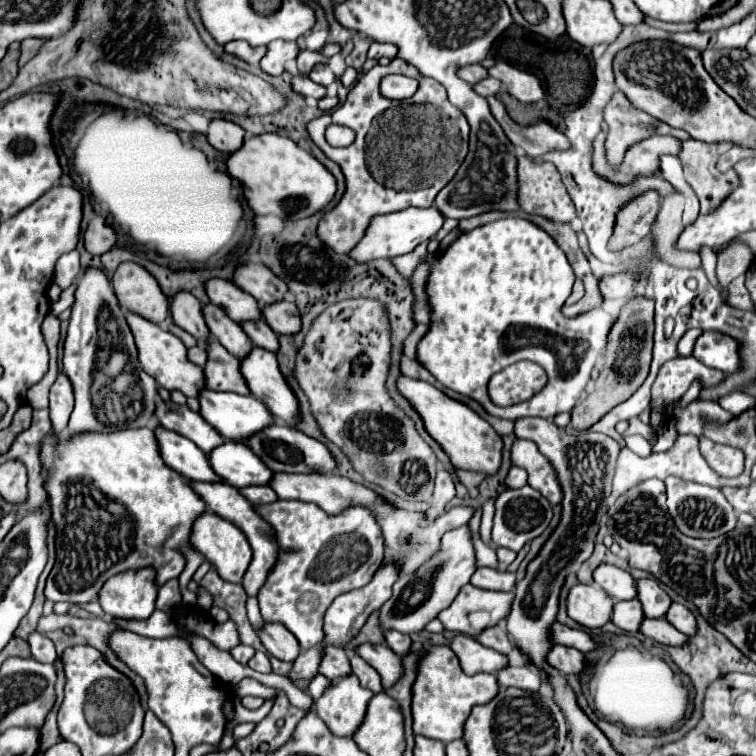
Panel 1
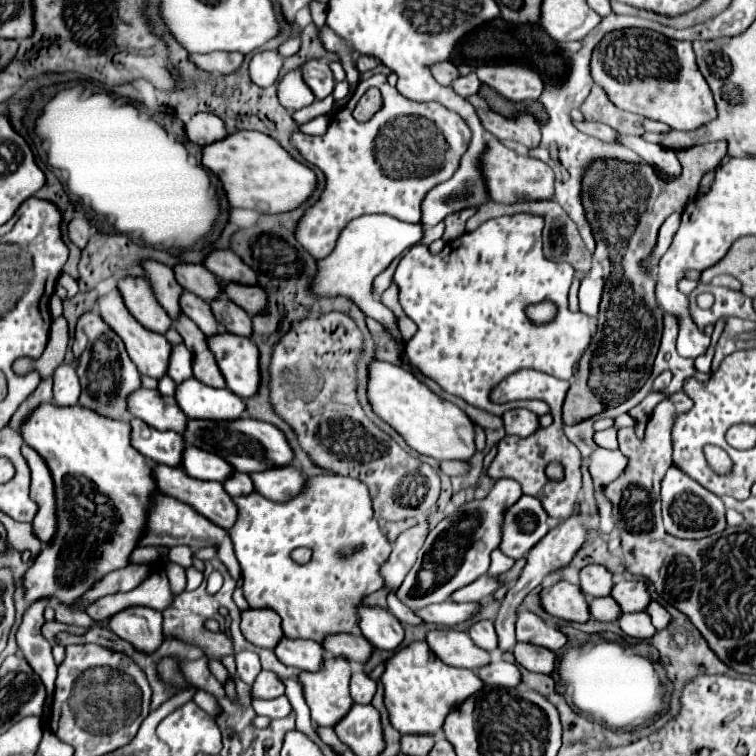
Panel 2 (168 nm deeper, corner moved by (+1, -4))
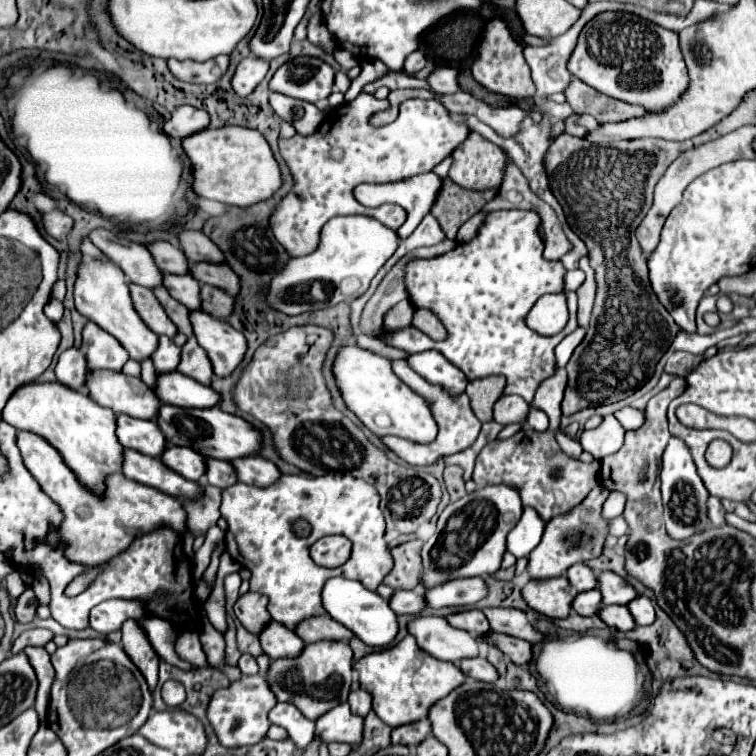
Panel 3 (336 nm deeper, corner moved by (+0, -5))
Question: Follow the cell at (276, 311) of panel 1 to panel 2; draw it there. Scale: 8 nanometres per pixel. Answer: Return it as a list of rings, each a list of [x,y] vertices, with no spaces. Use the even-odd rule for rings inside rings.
[[[228,283],[224,287],[224,293],[228,299],[232,299],[238,307],[242,307],[250,315],[264,315],[266,305],[268,305],[268,295],[262,287],[248,287],[248,285],[238,285],[238,283]]]

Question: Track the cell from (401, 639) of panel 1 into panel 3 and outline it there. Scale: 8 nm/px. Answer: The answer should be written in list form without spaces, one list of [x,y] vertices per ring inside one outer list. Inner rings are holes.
[[[329,578],[321,590],[321,602],[331,618],[335,618],[343,626],[347,626],[359,640],[363,640],[369,646],[377,646],[377,648],[387,646],[399,630],[395,612],[389,608],[389,602],[385,598],[381,598],[377,592],[363,588],[363,584],[359,584],[355,580]]]

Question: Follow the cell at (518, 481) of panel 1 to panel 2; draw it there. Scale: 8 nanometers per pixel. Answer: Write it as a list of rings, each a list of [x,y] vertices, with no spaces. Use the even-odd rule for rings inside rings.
[[[498,479],[490,489],[488,497],[478,501],[468,501],[446,519],[442,519],[426,537],[422,551],[418,553],[418,561],[406,575],[402,587],[396,591],[396,597],[410,609],[420,611],[428,605],[448,601],[454,591],[474,583],[480,575],[484,575],[490,567],[490,553],[500,543],[500,523],[502,511],[510,507],[510,503],[518,501],[522,495],[522,487],[514,479]]]

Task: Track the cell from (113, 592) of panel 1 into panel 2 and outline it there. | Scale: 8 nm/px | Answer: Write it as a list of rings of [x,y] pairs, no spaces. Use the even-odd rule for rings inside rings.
[[[126,607],[108,619],[108,627],[146,653],[152,653],[162,643],[162,613],[150,607]]]

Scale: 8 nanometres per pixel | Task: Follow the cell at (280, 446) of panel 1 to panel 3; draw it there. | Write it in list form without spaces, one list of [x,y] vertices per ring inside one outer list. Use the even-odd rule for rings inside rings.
[[[163,404],[159,408],[157,418],[153,422],[161,428],[165,442],[175,444],[175,446],[189,446],[197,450],[203,456],[211,458],[221,458],[221,460],[233,460],[241,456],[251,456],[257,454],[261,446],[261,434],[247,424],[243,418],[227,414],[219,408],[179,408],[171,404]]]

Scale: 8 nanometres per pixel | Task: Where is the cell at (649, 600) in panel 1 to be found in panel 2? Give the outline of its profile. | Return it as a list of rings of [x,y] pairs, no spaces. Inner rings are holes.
[[[618,581],[614,585],[612,597],[618,601],[618,605],[622,607],[624,613],[646,611],[646,607],[652,601],[644,581]]]

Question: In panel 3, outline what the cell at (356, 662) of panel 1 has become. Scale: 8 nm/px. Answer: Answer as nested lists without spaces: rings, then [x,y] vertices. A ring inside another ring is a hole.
[[[355,690],[349,694],[349,706],[351,706],[351,712],[357,714],[357,716],[367,716],[369,710],[371,710],[371,694],[365,692],[365,690]]]

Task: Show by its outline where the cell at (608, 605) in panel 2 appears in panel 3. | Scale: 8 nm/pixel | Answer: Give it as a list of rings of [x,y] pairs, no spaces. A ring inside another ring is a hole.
[[[587,590],[587,592],[579,592],[573,602],[571,608],[581,614],[581,616],[593,616],[597,614],[597,610],[601,608],[601,600],[599,600],[599,590]]]

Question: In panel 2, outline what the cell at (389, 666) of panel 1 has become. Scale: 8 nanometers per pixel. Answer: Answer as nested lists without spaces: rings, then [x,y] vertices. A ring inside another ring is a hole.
[[[356,633],[334,635],[334,639],[326,639],[326,643],[322,645],[326,647],[328,657],[342,657],[350,663],[360,663],[360,665],[368,663],[374,651],[370,641],[366,641],[362,635],[356,635]]]

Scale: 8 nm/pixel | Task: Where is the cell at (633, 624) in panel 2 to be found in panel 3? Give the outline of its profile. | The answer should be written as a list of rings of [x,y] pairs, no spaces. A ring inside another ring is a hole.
[[[603,606],[599,608],[597,616],[609,626],[609,628],[617,628],[621,632],[627,632],[635,626],[635,622],[631,620],[631,614],[627,612],[625,606]]]

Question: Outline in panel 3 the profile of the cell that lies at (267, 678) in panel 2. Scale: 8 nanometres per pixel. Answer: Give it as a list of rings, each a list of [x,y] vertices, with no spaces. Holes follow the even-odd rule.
[[[261,674],[255,676],[241,676],[239,680],[231,682],[227,688],[219,688],[213,692],[209,706],[207,706],[207,718],[219,738],[219,744],[225,748],[239,748],[239,746],[251,746],[259,744],[271,726],[267,714],[277,704],[275,696],[271,696],[271,690],[267,688],[267,680],[263,680]]]

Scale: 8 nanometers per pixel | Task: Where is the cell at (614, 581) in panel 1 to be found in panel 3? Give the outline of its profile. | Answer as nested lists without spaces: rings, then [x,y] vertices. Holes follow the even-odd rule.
[[[573,564],[567,572],[565,572],[569,584],[577,590],[577,592],[585,592],[587,588],[595,588],[595,572],[585,566],[585,564]]]

